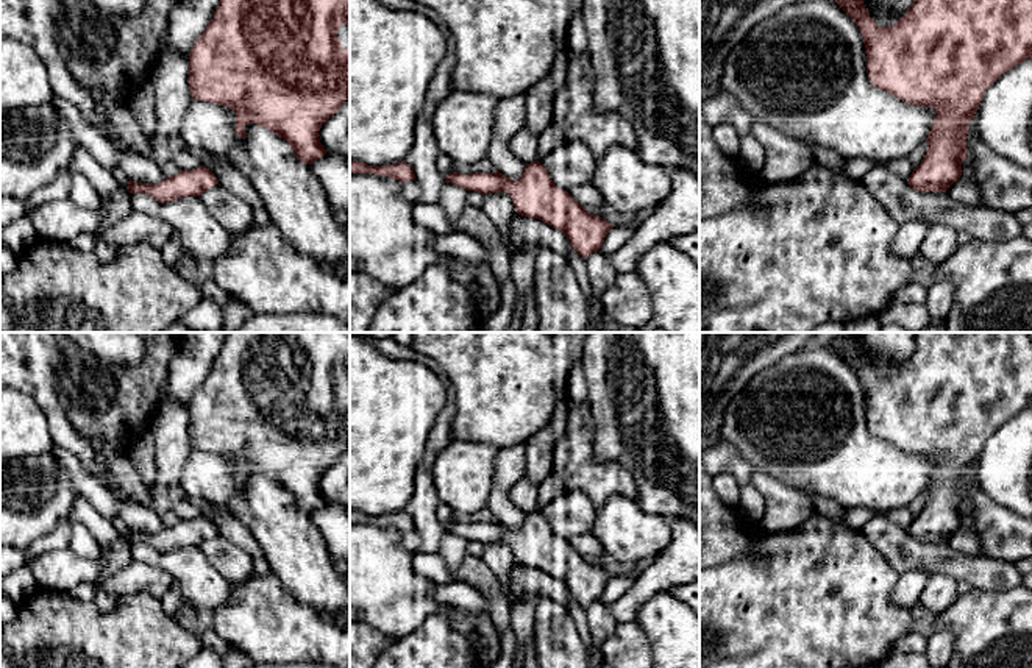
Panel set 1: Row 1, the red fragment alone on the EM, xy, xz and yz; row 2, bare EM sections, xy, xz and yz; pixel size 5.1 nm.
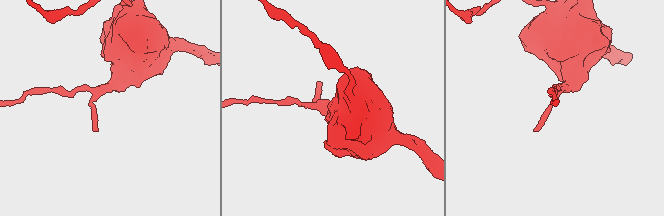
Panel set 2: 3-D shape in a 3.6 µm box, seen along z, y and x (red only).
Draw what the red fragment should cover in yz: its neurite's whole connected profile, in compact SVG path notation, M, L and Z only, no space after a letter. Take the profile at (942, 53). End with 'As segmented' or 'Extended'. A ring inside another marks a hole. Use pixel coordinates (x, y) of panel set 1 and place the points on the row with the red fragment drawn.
M834 0L859 27L867 53L870 83L893 97L935 109L927 133L927 150L913 169L907 184L920 192L946 192L962 176L966 159L968 125L982 101L984 92L1016 64L1032 58L1032 0L913 0L902 17L888 27L877 27L863 0Z. As segmented

